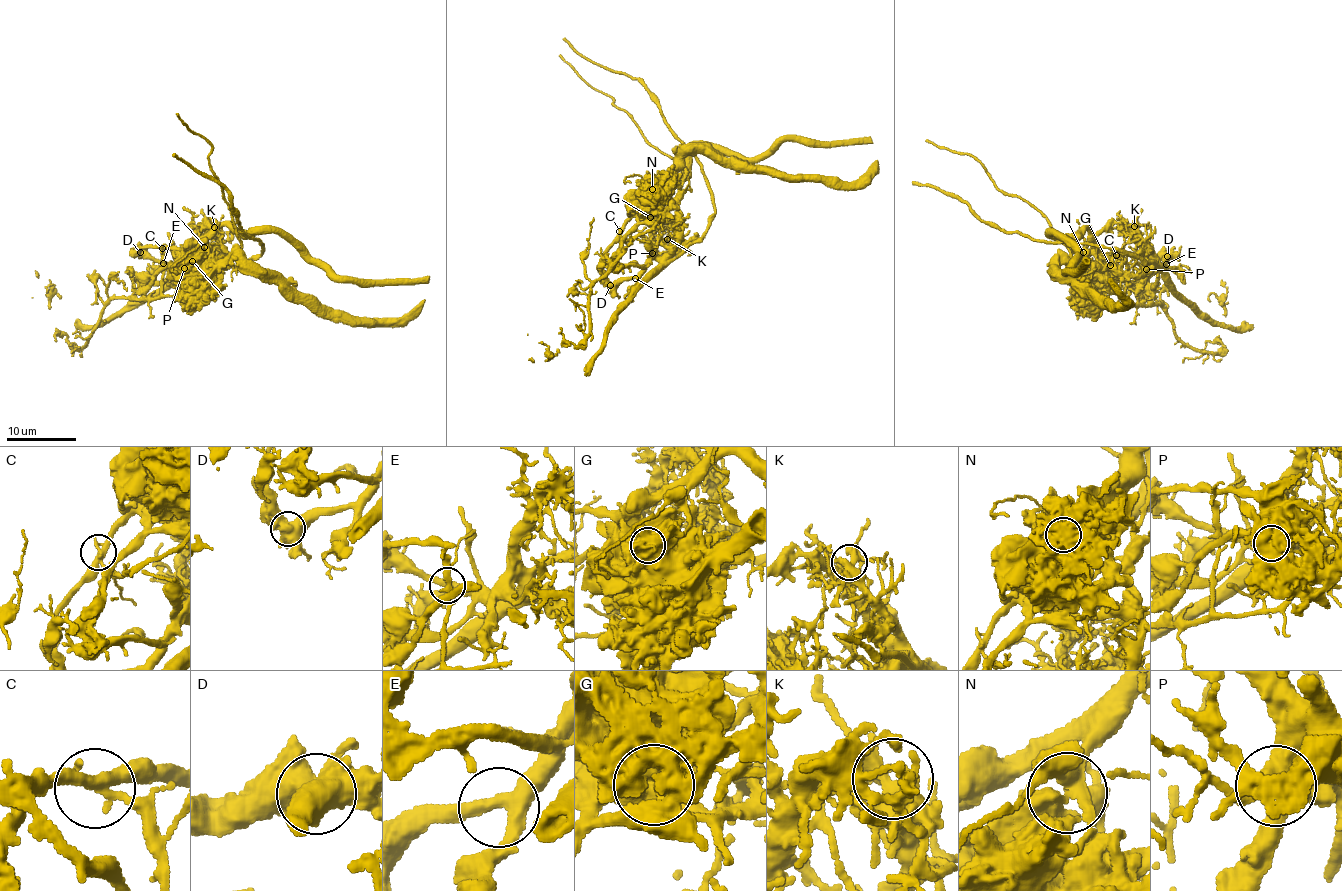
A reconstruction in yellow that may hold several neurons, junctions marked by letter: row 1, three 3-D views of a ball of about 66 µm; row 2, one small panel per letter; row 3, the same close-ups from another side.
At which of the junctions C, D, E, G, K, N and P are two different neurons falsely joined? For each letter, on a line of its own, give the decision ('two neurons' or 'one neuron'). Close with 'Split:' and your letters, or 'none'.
C: two neurons
D: two neurons
E: one neuron
G: two neurons
K: one neuron
N: two neurons
P: one neuron
Split: C, D, G, N

